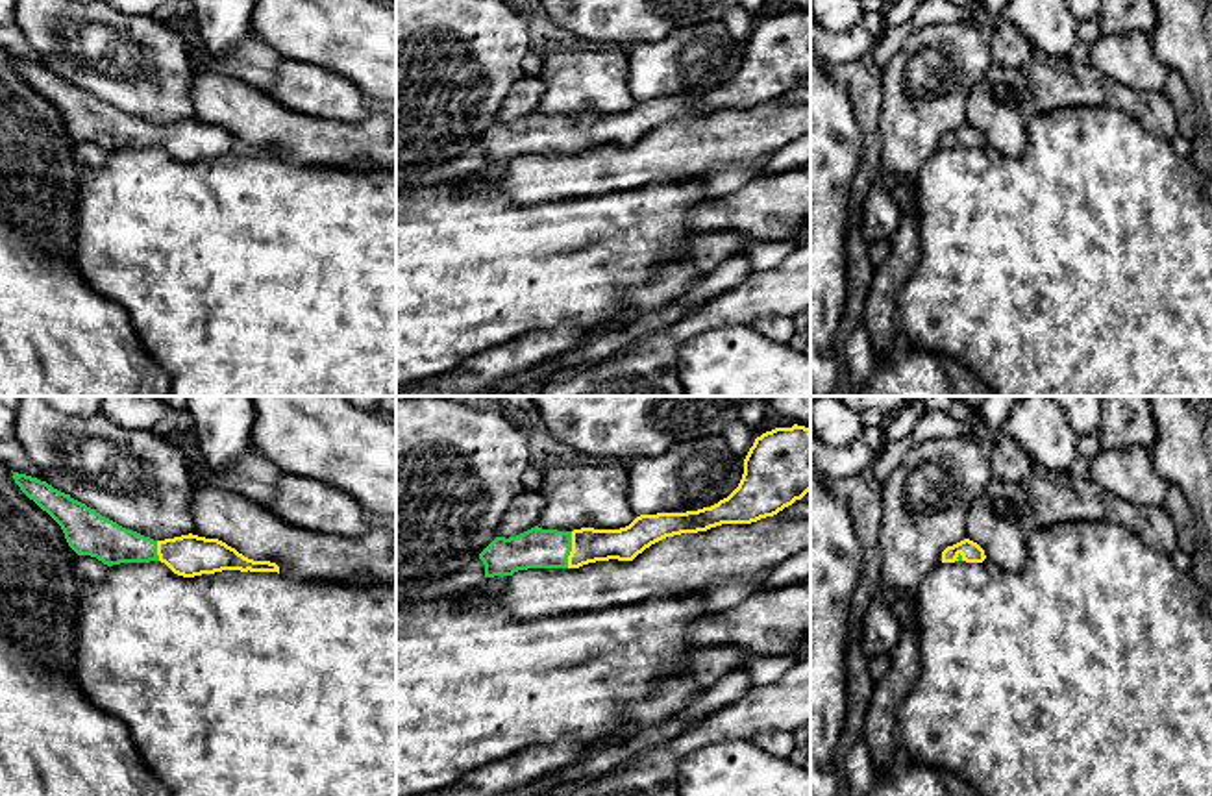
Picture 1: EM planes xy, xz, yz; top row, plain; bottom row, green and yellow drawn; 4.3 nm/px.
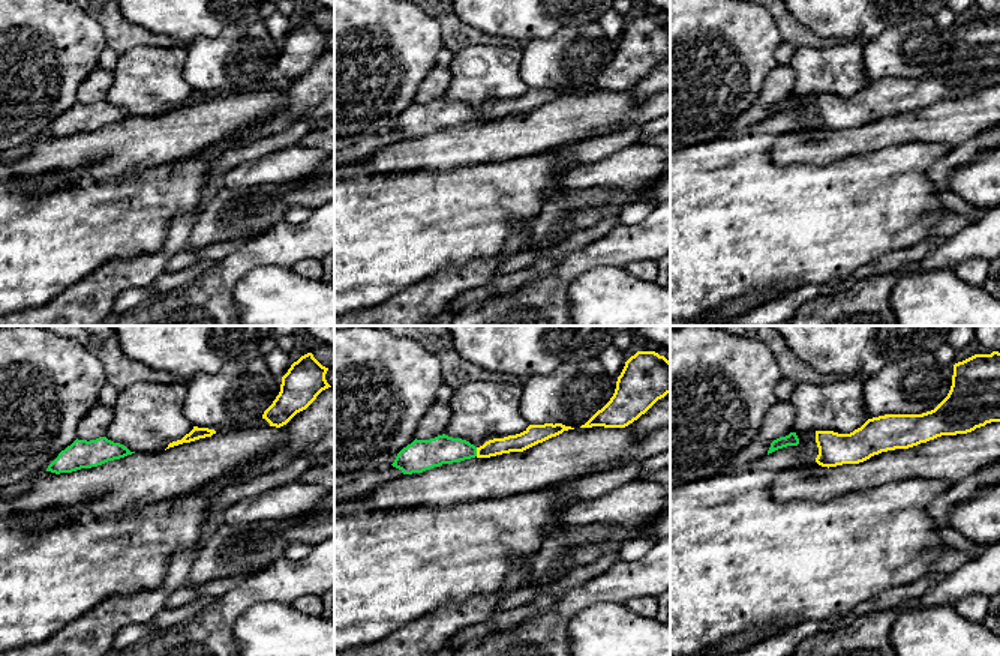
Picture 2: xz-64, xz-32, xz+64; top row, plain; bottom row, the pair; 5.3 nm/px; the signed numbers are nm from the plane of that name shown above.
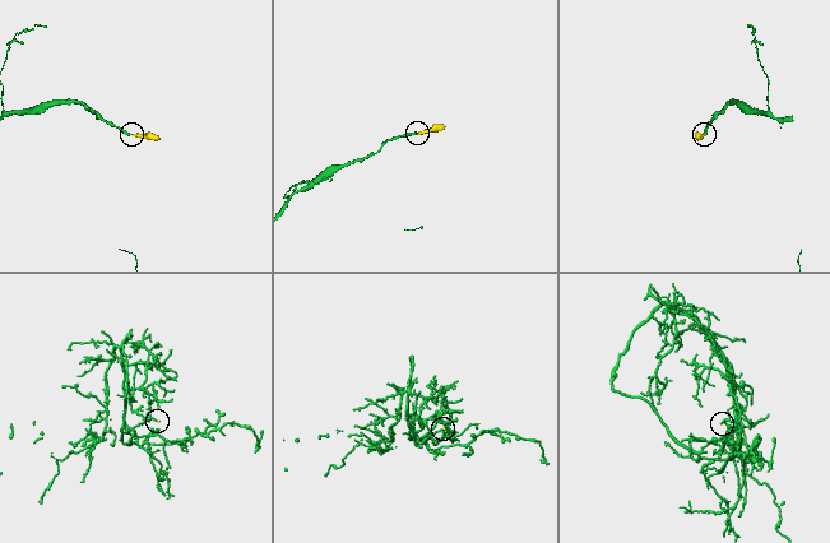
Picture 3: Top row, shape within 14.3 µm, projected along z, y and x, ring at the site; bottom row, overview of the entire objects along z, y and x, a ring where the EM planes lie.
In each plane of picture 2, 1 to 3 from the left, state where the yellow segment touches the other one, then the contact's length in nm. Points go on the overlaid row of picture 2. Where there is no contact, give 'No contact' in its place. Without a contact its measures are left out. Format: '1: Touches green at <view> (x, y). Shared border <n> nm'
1: No contact
2: Touches green at xz-32 (476, 452). Shared border 50 nm
3: No contact

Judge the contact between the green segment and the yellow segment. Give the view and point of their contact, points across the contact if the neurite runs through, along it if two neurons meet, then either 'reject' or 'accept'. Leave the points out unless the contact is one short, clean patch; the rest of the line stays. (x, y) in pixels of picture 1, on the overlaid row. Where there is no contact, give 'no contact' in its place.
xz (570, 550) | across xz (535, 548), (570, 550), (589, 545) | accept

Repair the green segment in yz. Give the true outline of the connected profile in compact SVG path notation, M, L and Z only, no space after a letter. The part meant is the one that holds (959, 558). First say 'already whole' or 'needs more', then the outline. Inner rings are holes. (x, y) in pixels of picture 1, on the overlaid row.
needs more | M970 539L947 546L942 552L942 563L955 563L955 561L983 563L984 559L986 559L984 550Z

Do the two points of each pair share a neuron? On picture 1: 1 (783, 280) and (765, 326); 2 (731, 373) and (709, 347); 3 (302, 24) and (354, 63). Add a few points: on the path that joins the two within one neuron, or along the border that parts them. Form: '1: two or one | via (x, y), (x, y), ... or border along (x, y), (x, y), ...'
1: two | border along (791, 317), (763, 315), (752, 324)
2: one | via (726, 367), (715, 352)
3: one | via (315, 26), (341, 50)

